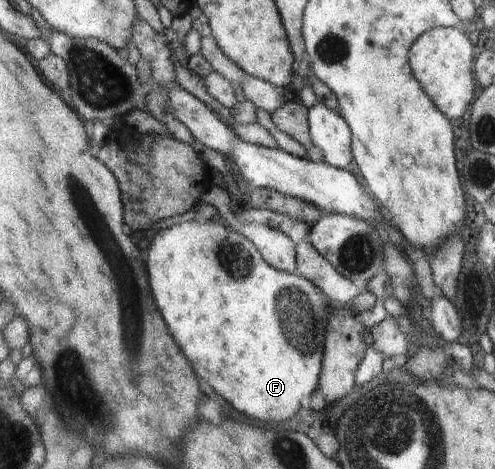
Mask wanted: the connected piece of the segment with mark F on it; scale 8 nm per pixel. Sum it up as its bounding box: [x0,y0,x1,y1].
[147,222,332,424]

